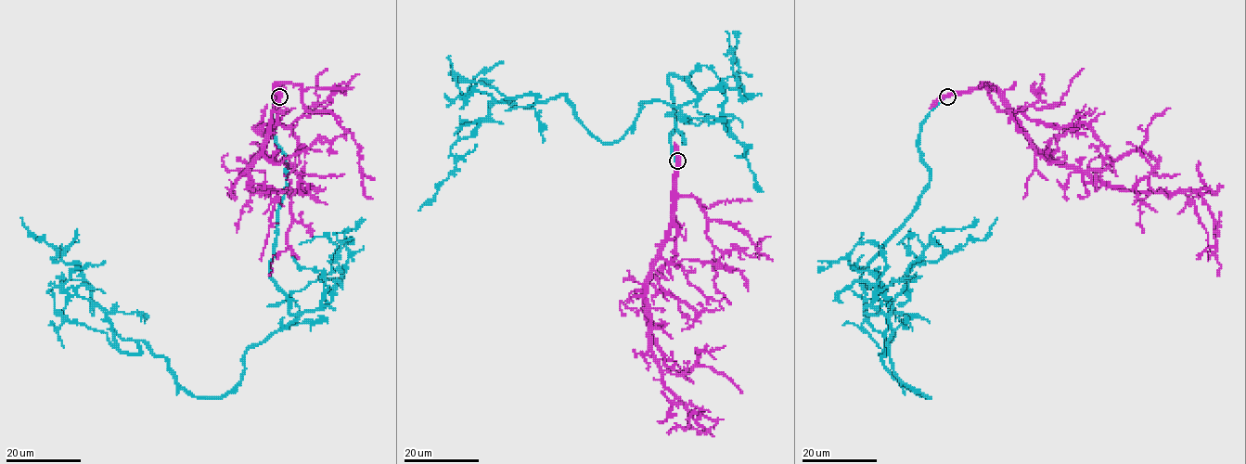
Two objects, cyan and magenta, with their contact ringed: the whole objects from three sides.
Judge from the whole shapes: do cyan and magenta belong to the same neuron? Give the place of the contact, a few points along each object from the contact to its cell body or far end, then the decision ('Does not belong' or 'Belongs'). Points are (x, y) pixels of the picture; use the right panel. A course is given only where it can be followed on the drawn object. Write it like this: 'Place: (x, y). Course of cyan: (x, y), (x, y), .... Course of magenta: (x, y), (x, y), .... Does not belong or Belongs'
Place: (947, 96). Course of cyan: (947, 96), (921, 126), (929, 186), (862, 282), (922, 397), (881, 357), (888, 304), (915, 265), (997, 218). Course of magenta: (947, 96), (991, 86), (1039, 149), (1115, 187), (1198, 193), (1213, 224), (1217, 276). Does not belong

